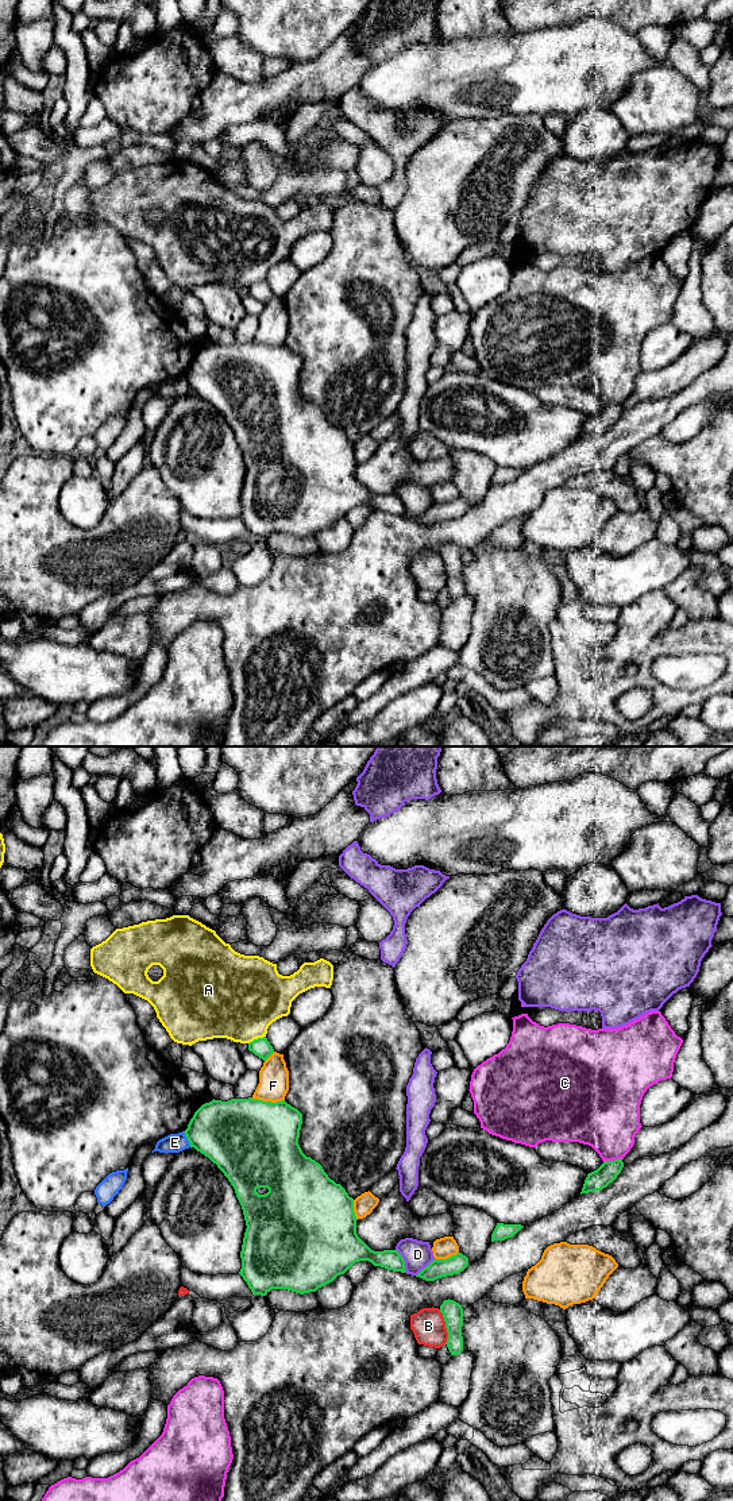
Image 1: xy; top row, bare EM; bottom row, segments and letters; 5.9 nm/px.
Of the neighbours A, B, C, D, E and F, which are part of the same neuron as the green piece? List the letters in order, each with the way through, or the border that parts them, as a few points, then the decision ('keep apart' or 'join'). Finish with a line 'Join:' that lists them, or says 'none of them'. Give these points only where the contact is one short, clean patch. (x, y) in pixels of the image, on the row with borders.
A: keep apart
B: keep apart
C: keep apart
D: keep apart
E: along xy (182, 1131), (191, 1146) | keep apart
F: keep apart
Join: none of them

